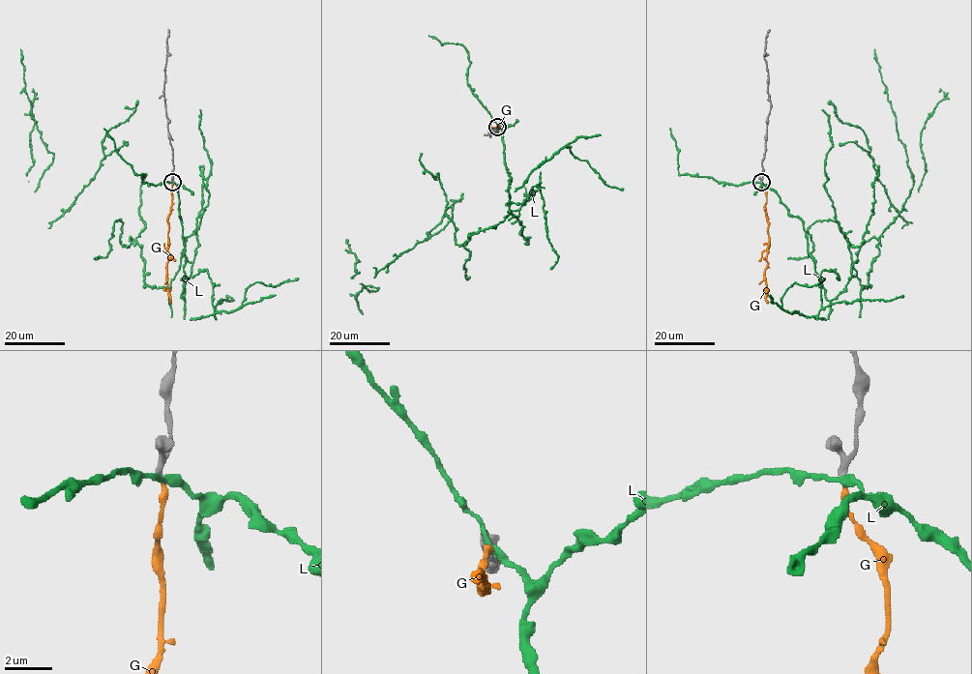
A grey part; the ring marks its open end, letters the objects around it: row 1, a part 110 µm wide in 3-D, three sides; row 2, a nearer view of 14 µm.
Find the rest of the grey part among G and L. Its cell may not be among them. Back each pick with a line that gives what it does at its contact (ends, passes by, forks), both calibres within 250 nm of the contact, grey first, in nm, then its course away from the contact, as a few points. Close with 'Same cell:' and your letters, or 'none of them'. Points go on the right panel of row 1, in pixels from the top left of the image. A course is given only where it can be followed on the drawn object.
G: It ends there. Thickness 180 nm (grey) against 240 nm
Same cell: G

